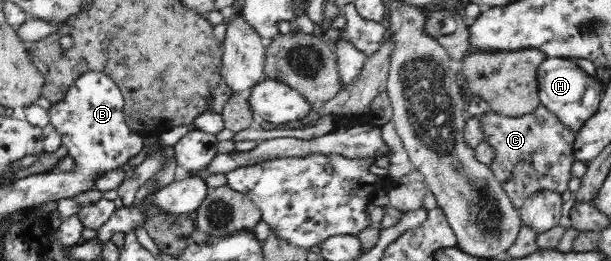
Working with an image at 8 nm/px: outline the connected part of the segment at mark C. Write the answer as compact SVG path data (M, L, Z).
M544 106L518 117L499 115L491 110L478 117L483 143L493 149L492 161L488 164L493 176L504 188L512 205L519 210L534 192L547 189L567 196L571 168L577 160L575 155L576 135L567 130L557 117Z

